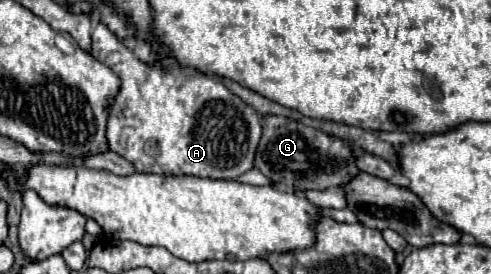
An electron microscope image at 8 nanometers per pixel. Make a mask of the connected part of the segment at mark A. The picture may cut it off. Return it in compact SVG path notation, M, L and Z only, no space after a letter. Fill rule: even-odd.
M97 25L95 31L91 33L91 55L95 59L99 59L101 63L105 63L107 67L111 67L117 77L121 79L121 87L119 87L119 93L115 95L115 99L109 101L109 105L105 107L107 111L107 143L109 143L109 149L115 151L117 155L125 157L129 163L133 163L133 167L139 171L139 173L157 173L157 175L197 175L197 177L209 177L209 179L237 179L241 177L243 173L251 171L253 169L253 161L255 161L255 151L257 151L257 145L261 141L261 117L259 113L247 105L241 97L237 97L235 93L231 93L221 81L217 81L215 77L211 79L209 75L203 75L203 73L197 73L193 69L181 69L173 59L165 59L163 63L155 63L153 67L141 63L105 25Z

